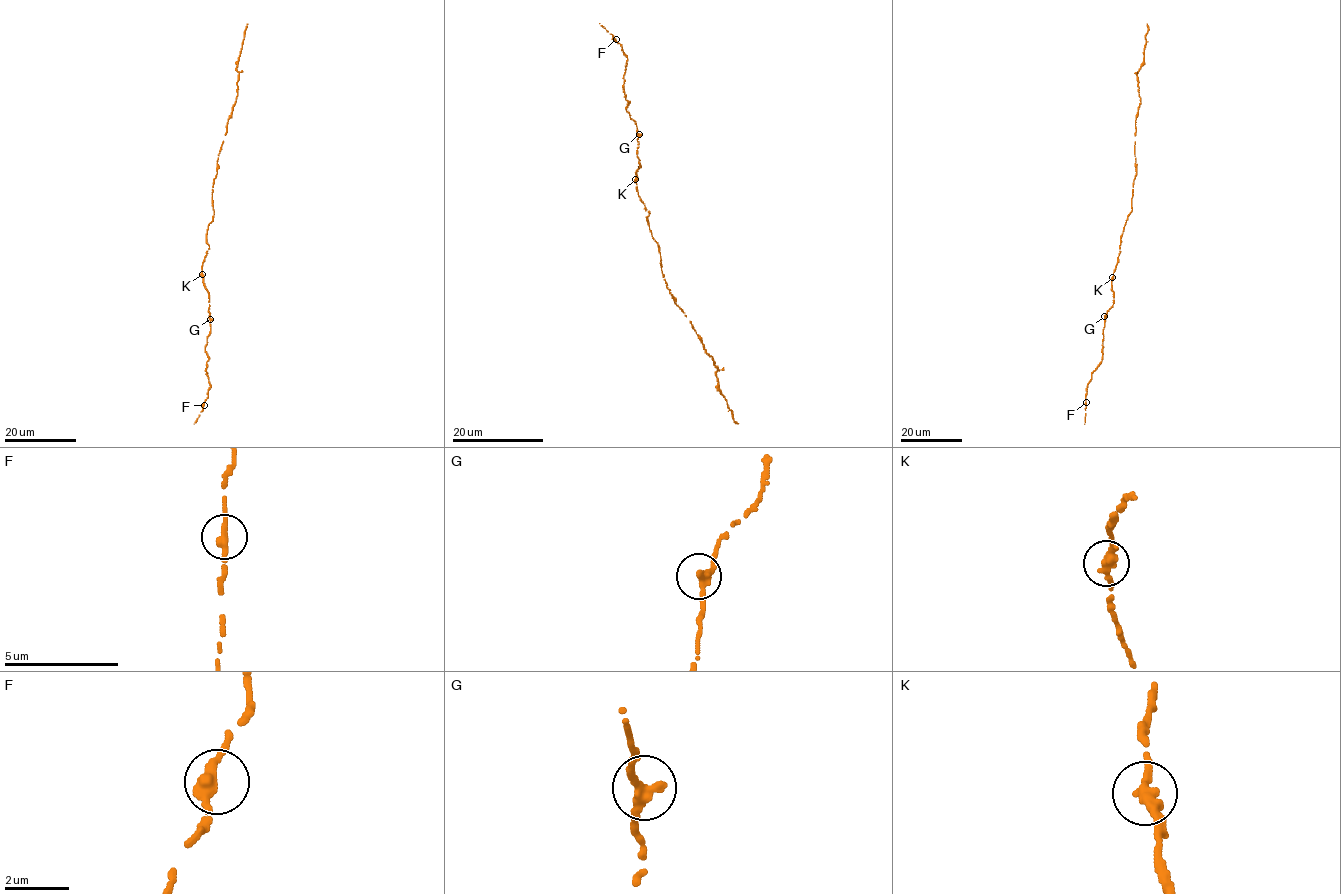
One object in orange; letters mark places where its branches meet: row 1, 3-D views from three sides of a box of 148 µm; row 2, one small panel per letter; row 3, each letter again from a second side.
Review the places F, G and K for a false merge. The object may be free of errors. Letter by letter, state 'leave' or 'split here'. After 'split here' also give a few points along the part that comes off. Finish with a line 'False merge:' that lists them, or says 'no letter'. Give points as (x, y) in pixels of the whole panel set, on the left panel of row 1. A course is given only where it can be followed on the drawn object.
F: leave
G: leave
K: leave
False merge: no letter

